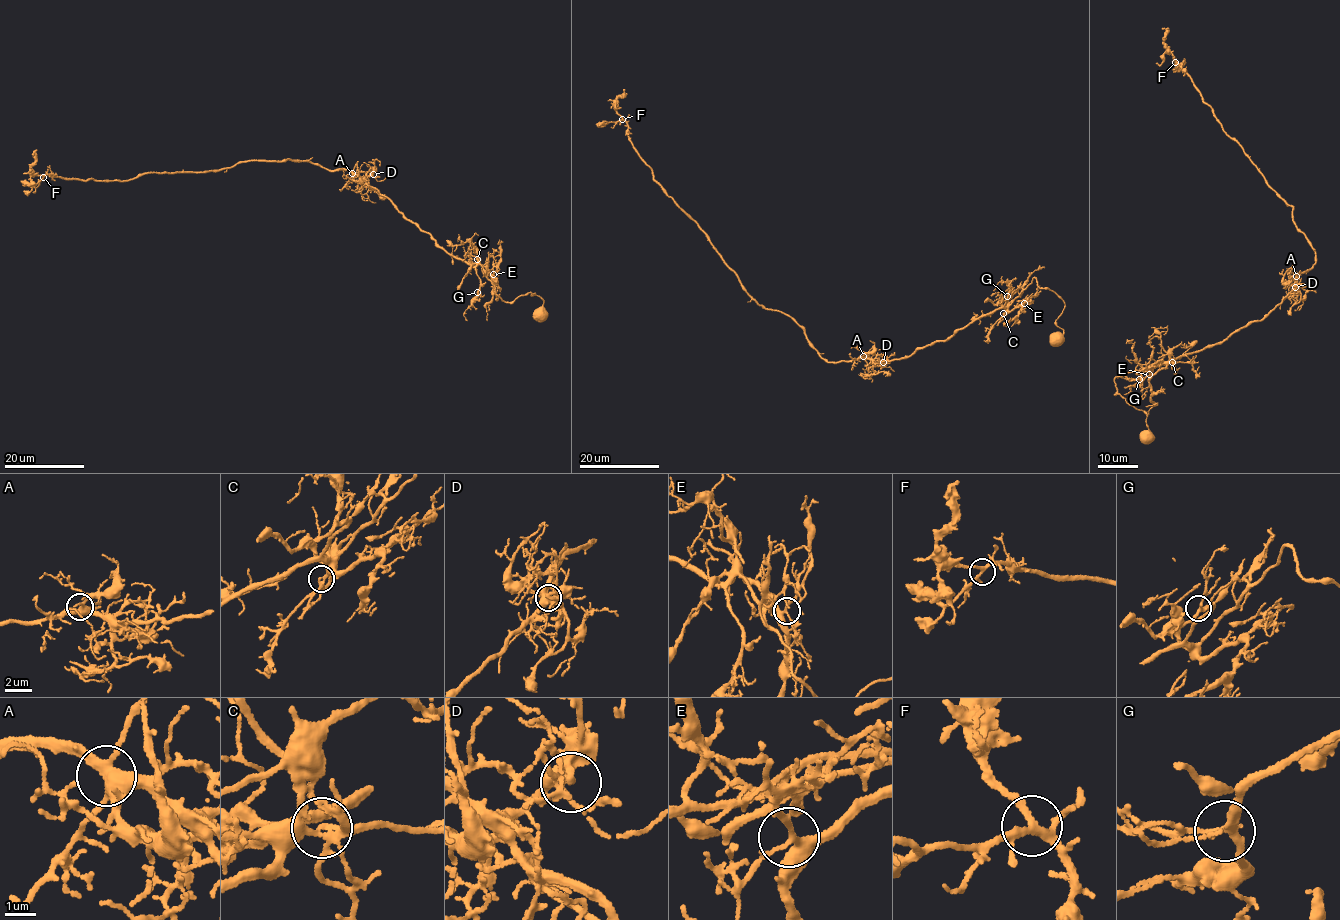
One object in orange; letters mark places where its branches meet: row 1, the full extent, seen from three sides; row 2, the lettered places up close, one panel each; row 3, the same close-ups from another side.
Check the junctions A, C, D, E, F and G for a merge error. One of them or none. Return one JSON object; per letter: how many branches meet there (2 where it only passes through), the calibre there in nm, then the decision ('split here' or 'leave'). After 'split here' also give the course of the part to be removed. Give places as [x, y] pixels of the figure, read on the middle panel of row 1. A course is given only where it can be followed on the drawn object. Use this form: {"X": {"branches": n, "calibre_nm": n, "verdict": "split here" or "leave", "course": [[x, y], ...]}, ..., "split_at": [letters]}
{"A": {"branches": 5, "calibre_nm": 420, "verdict": "leave"}, "C": {"branches": 5, "calibre_nm": 200, "verdict": "split here", "course": [[1004, 313], [1005, 306], [979, 318], [977, 315]]}, "D": {"branches": 5, "calibre_nm": 200, "verdict": "leave"}, "E": {"branches": 4, "calibre_nm": 200, "verdict": "leave"}, "F": {"branches": 5, "calibre_nm": 240, "verdict": "leave"}, "G": {"branches": 4, "calibre_nm": 240, "verdict": "leave"}, "split_at": ["C"]}

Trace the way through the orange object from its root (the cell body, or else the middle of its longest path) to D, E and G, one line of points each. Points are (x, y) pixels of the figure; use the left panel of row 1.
D: (541, 313), (534, 293), (510, 302), (497, 295), (479, 263), (449, 254), (368, 186), (373, 174)
E: (541, 313), (544, 300), (534, 293), (520, 295), (510, 302), (497, 295), (479, 263), (493, 274)
G: (541, 313), (544, 300), (534, 293), (510, 302), (497, 295), (479, 263), (475, 268), (480, 282), (477, 292)

